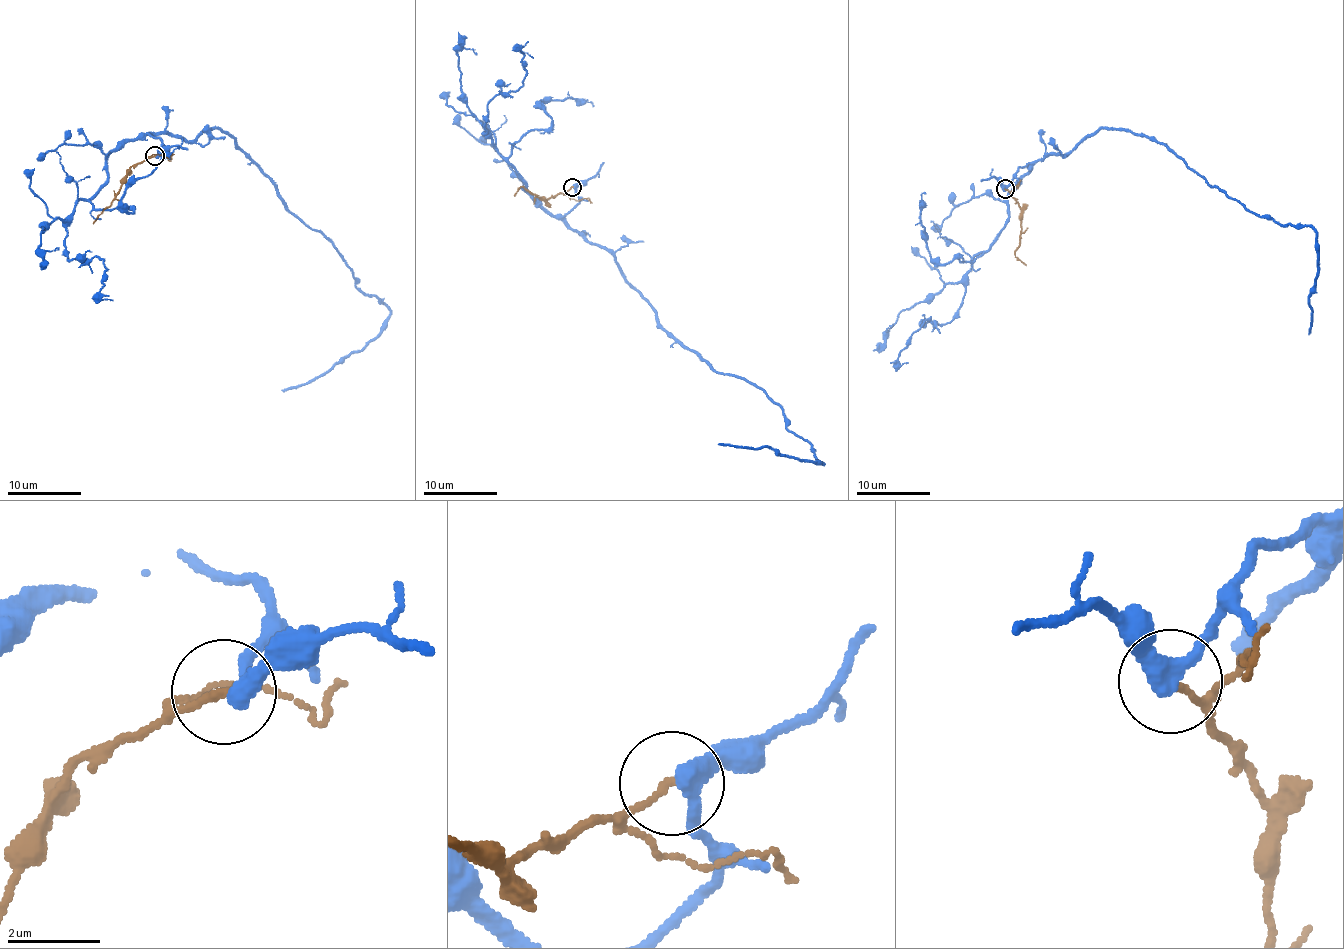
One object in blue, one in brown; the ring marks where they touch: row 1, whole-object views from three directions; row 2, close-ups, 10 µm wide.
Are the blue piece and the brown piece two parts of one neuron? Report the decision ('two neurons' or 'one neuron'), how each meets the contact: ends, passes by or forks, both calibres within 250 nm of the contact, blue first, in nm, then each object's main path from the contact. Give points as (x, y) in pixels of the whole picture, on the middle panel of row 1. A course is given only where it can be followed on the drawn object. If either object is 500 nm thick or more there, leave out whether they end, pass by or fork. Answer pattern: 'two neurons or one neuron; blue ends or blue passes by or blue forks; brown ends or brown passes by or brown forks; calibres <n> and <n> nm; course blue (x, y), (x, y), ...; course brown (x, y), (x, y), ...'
two neurons; blue passes by; brown ends; calibres 360 and 140 nm; course blue (572, 188), (579, 202), (566, 222), (610, 253), (657, 322), (783, 408), (785, 428), (822, 463), (717, 444); course brown (572, 188), (547, 199), (521, 186), (514, 195)

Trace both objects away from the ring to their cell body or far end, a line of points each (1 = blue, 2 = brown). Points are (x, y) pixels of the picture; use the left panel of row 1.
1: (155, 155), (162, 141), (148, 133), (191, 141), (214, 128), (229, 134), (389, 311), (360, 350), (281, 389)
2: (155, 155), (138, 162), (129, 171), (127, 180), (112, 203), (93, 224)

